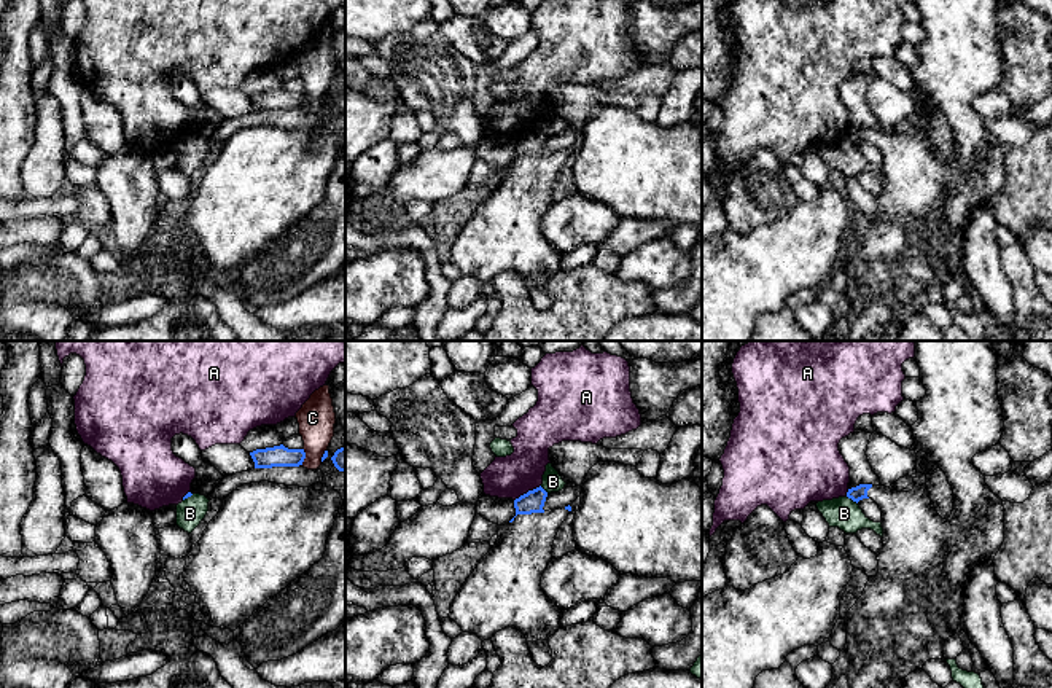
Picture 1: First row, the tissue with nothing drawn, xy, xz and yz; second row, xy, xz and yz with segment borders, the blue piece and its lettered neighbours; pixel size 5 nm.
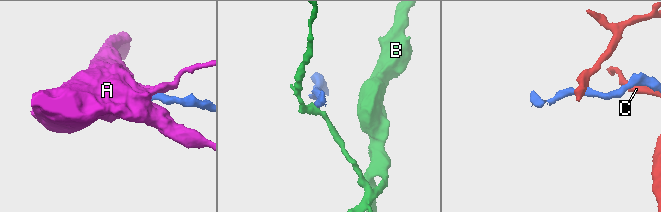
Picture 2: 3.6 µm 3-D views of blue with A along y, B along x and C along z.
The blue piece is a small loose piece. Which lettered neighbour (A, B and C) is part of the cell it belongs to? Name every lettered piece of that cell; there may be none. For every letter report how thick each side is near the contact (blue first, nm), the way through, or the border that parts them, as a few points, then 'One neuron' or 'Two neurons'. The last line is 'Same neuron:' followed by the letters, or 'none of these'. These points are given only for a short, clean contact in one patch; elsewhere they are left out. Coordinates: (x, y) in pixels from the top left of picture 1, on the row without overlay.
A: Thickness 110 nm (blue) against 220 nm. Boundary: xz (540, 128), (514, 144). Two neurons
B: Thickness 70 nm (blue) against 160 nm. Boundary: yz (847, 139), (857, 147). Two neurons
C: Thickness 110 nm (blue) against 190 nm. Two neurons
Same neuron: none of these

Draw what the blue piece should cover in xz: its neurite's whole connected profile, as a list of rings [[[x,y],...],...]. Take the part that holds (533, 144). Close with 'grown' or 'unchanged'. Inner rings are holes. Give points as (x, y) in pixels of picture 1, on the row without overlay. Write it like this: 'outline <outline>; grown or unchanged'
outline [[[540,129],[514,143],[516,159],[500,169],[495,188],[462,228],[449,261],[463,276],[473,276],[484,285],[498,274],[512,271],[520,274],[527,285],[536,285],[547,283],[560,272],[562,253],[541,233],[541,220],[554,202],[552,188],[571,150],[544,154],[546,140],[547,135]]]; grown

